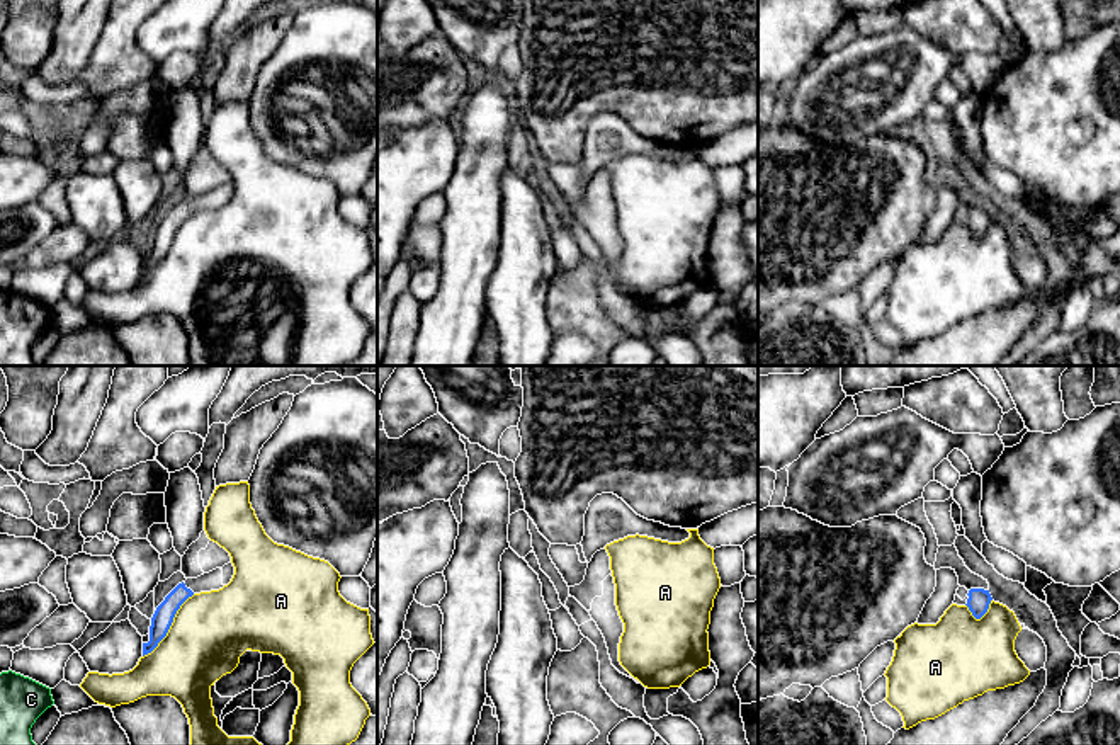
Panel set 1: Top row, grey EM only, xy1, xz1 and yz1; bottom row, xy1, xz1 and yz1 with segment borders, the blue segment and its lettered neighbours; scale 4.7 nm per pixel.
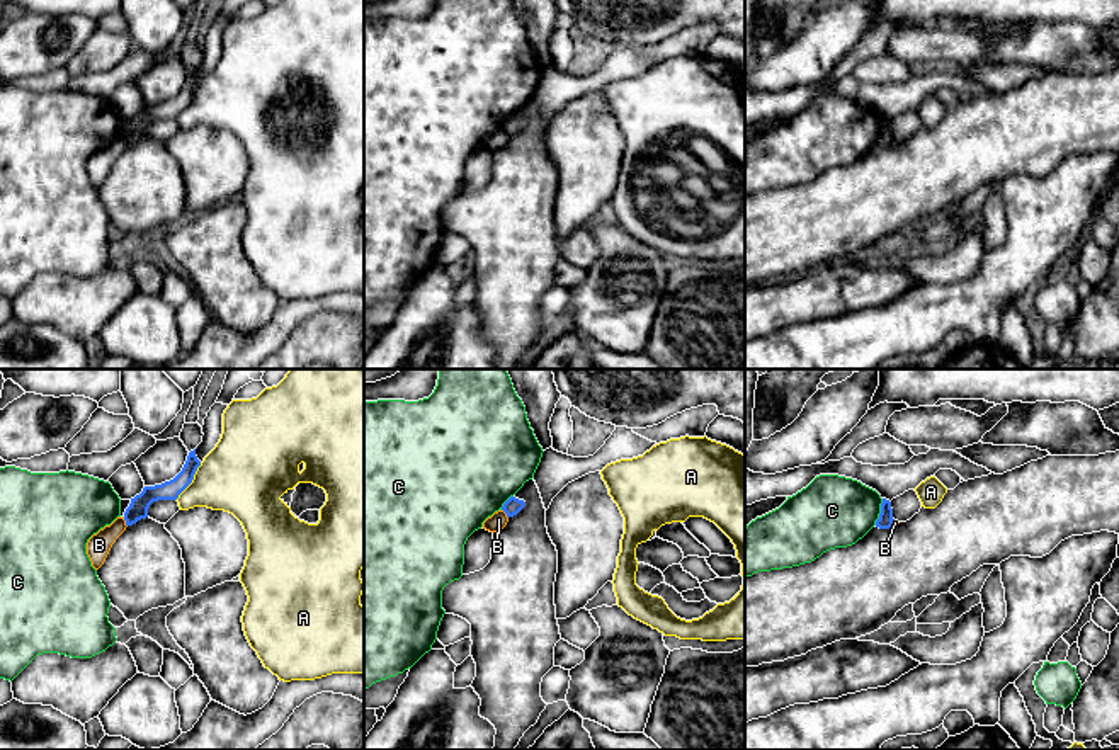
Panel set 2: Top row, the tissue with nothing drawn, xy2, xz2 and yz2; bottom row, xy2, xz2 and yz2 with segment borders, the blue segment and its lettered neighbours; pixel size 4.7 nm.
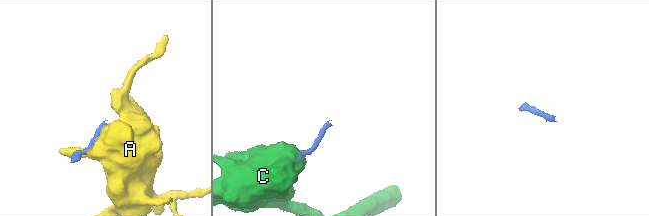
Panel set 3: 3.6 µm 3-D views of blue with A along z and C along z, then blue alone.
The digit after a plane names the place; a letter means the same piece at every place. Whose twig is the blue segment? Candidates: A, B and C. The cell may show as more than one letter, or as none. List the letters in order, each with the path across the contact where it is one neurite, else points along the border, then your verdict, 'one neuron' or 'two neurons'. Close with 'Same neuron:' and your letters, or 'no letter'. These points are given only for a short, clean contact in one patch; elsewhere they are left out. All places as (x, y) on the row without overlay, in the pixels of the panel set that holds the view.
A: two neurons
B: along xy2 (123, 136), (126, 145) | two neurons
C: along yz2 (883, 118), (880, 136), (874, 143) | two neurons
Same neuron: no letter

